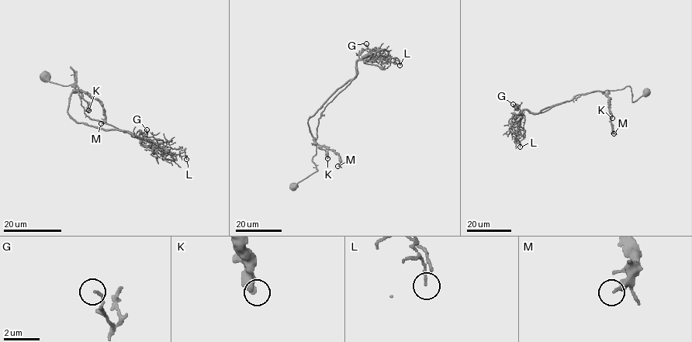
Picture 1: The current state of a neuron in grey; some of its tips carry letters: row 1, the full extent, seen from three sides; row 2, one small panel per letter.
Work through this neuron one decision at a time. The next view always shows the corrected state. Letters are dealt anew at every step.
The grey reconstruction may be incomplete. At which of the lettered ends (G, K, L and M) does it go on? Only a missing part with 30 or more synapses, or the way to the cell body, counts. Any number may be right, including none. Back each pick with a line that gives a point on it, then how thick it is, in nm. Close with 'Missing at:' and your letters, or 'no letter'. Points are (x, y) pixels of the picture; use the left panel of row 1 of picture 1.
Missing at: no letter

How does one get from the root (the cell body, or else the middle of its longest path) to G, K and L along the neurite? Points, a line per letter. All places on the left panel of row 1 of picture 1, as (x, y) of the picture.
G: (45, 74), (51, 81), (70, 85), (74, 82), (71, 67), (86, 116), (135, 138), (147, 129)
K: (45, 74), (70, 85), (71, 67), (84, 114), (126, 132), (74, 120), (67, 108), (73, 90), (88, 110)
L: (45, 74), (51, 81), (70, 85), (74, 82), (71, 67), (89, 119), (186, 159)

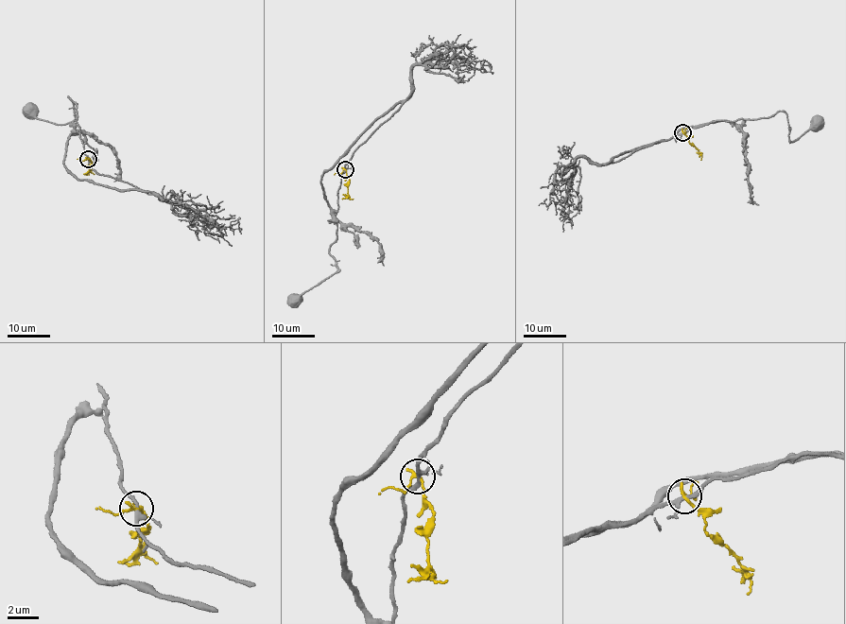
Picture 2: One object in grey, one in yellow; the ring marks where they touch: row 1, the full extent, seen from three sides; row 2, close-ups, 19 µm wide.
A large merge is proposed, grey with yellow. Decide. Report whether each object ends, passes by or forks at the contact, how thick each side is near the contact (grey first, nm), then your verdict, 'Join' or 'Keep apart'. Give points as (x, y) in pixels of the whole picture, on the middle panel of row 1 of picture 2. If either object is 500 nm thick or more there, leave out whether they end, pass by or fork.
At the ring grey forks. At the ring yellow passes by. Thickness 240 nm (grey) against 180 nm. Keep apart

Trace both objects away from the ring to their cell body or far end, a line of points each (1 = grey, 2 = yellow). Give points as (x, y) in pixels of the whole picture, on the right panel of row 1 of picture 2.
1: (683, 132), (715, 121), (768, 118), (782, 111), (786, 114), (790, 142), (818, 121)
2: (683, 132), (700, 154)

